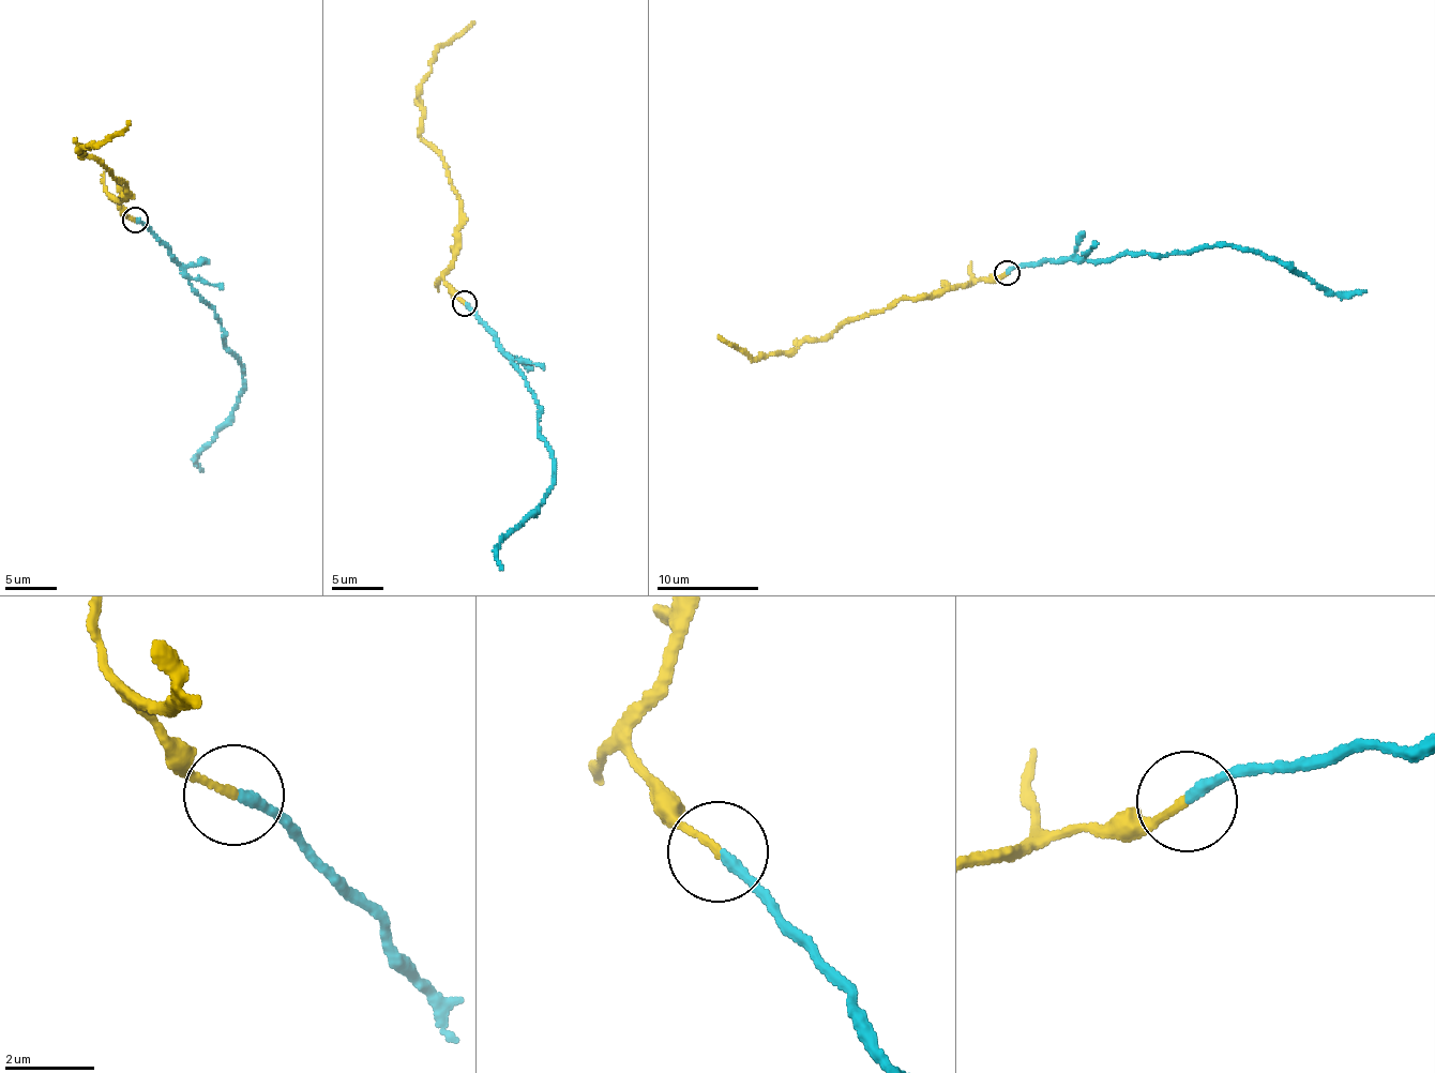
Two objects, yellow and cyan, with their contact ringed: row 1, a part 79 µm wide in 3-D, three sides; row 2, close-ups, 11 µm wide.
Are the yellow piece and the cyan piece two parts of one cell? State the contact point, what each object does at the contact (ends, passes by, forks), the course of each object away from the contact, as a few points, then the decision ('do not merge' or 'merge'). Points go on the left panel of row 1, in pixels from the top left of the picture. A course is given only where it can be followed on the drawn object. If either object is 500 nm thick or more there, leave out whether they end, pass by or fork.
at (135, 220); yellow ends there; cyan ends there; yellow runs (134, 220), (111, 197), (126, 195), (124, 179), (78, 148), (96, 145), (130, 121); cyan runs (137, 220), (165, 245), (214, 312), (224, 347), (241, 365), (244, 390), (198, 455), (204, 471); do not merge

